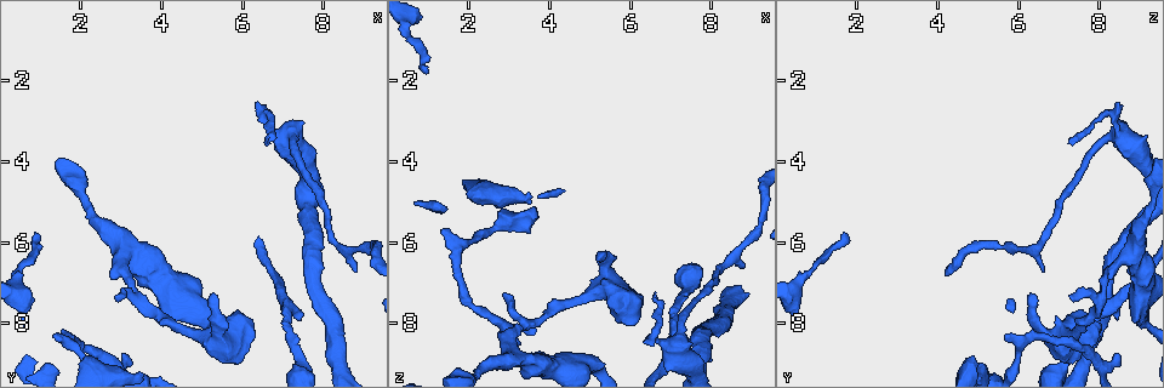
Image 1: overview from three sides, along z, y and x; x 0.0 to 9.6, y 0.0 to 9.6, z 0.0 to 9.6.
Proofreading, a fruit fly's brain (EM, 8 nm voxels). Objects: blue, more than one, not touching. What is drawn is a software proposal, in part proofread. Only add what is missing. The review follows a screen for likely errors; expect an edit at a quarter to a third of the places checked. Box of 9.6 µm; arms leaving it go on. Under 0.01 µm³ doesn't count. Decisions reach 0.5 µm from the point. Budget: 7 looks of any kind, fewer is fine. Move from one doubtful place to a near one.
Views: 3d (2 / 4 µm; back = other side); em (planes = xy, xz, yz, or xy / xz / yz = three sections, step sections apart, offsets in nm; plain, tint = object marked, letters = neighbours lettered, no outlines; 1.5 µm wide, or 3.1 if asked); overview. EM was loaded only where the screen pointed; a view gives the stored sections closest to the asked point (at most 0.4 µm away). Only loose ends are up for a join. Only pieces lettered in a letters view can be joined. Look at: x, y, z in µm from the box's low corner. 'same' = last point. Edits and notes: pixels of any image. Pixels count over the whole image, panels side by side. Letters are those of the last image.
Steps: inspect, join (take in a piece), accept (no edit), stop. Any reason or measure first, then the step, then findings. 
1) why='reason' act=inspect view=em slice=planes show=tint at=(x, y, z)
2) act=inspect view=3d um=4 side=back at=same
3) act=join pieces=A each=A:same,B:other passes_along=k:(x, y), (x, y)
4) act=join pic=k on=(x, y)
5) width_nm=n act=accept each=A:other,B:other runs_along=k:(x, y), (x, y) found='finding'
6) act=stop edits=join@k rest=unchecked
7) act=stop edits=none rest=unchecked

why='tapers out' act=inspect view=em slice=xy step=8 show=letters at=(0.95, 5.75, 1.65)

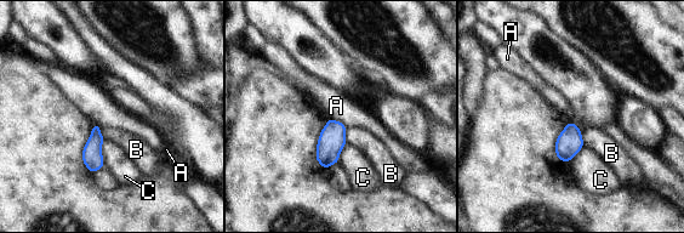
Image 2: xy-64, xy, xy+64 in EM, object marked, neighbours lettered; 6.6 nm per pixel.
why='cut it another way' act=inspect view=em slice=planes show=letters at=same

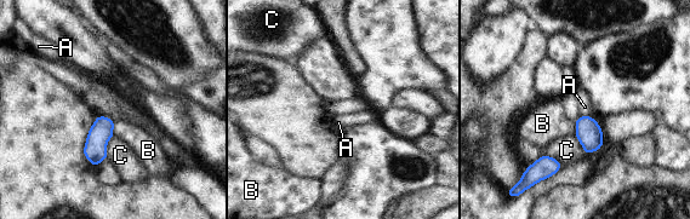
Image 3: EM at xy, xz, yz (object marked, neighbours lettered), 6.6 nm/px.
act=accept each=A:other,B:other,C:other border=3:(580, 115), (591, 116) found='none of them fits'

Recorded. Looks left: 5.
why='thin end' act=inspect view=3d um=4 at=(6.65, 3.55, 7.30)

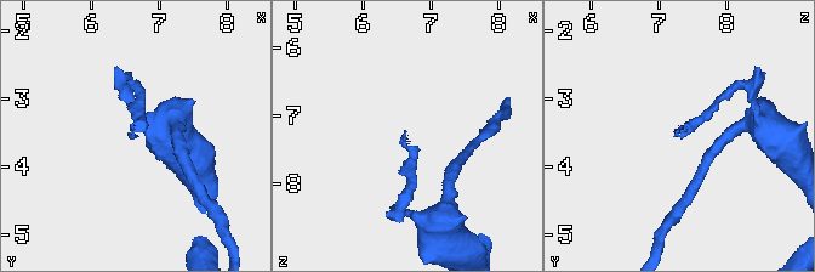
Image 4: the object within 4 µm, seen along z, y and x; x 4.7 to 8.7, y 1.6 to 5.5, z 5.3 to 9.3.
why='need the tissue' act=inspect view=em slice=xy step=8 show=letters at=(6.60, 3.55, 7.25)

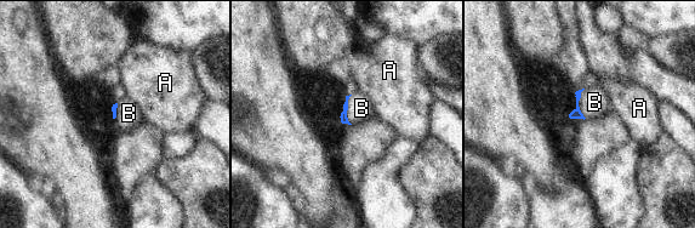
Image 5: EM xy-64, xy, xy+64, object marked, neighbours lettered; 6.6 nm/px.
act=inspect view=em slice=planes show=letters at=same

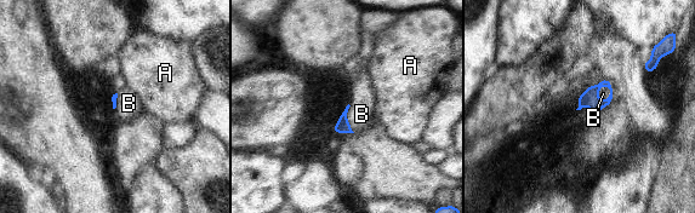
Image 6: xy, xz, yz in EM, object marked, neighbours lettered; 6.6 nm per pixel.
act=join pieces=B each=A:other,B:same passes_along=6:(591, 93), (597, 92), (603, 93) found='the cell continues'

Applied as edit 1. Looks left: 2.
why='redraw' act=inspect view=overview

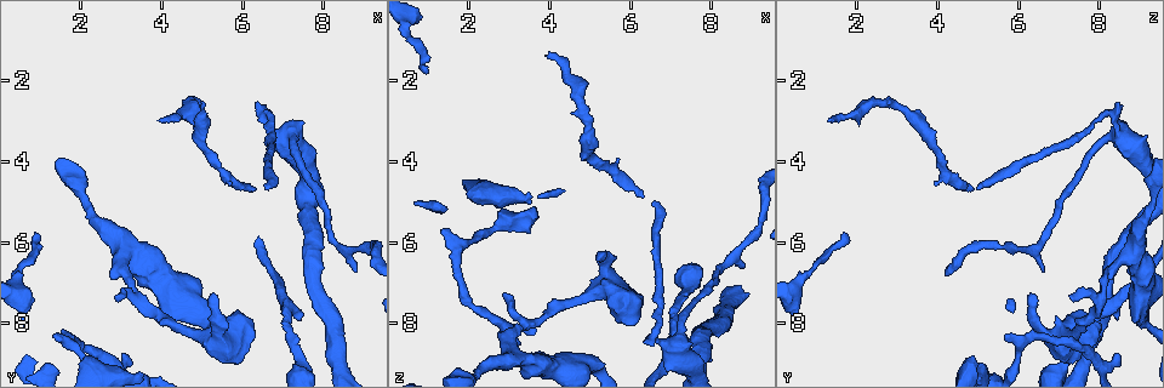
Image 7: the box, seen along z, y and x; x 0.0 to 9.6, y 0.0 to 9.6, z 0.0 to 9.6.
why='branch stops here' act=inspect view=em slice=planes show=letters at=(5.30, 7.30, 6.20)

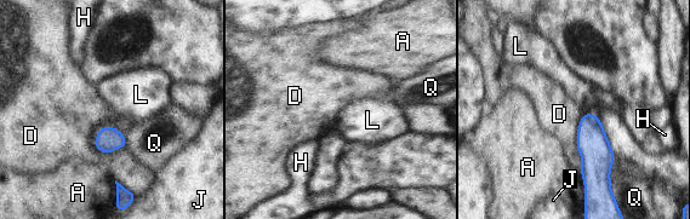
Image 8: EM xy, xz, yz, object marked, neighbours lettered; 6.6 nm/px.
act=accept each=A:other,D:other,H:other,J:other,L:other,Q:other border=8:(93, 139), (104, 153), (126, 143) found='no lettered piece goes on from it'

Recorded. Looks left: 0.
act=stop edits=join@6 rest=unchecked

